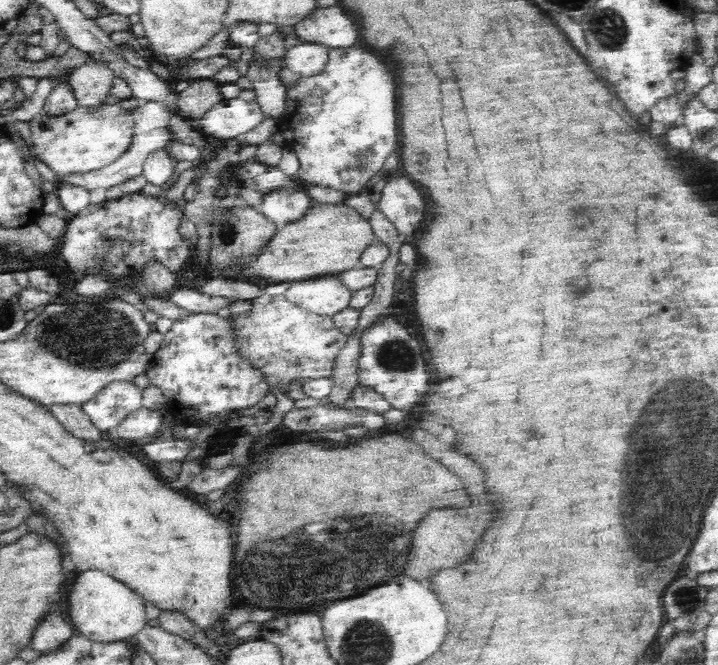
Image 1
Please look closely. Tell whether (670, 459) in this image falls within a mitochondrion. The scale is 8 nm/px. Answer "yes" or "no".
yes

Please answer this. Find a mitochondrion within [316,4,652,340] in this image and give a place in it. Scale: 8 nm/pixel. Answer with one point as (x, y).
(611, 34)

